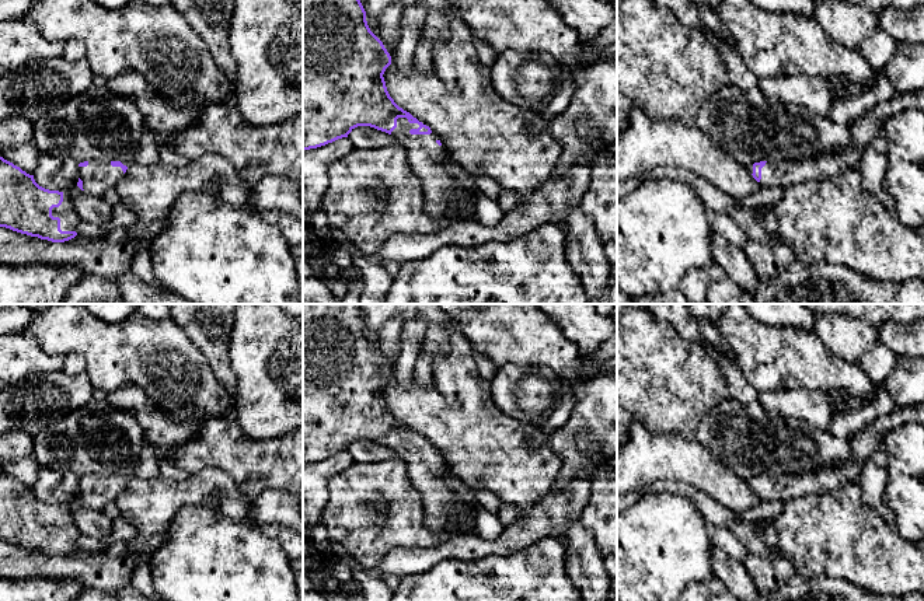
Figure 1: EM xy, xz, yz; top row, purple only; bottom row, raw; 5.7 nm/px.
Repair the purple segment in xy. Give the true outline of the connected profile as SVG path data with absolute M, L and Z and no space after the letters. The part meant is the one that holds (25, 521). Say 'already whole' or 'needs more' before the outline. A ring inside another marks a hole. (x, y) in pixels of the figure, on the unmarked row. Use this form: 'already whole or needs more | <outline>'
needs more | M0 471L0 541L64 556L77 549L80 535L66 507L39 500L34 489Z

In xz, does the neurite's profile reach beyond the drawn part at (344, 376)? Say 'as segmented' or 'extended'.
extended

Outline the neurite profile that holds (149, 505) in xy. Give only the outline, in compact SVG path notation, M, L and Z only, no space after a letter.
M216 467L202 468L182 481L133 475L114 502L121 517L143 537L165 535L184 506L206 507L252 527L252 499L238 489L230 474Z

